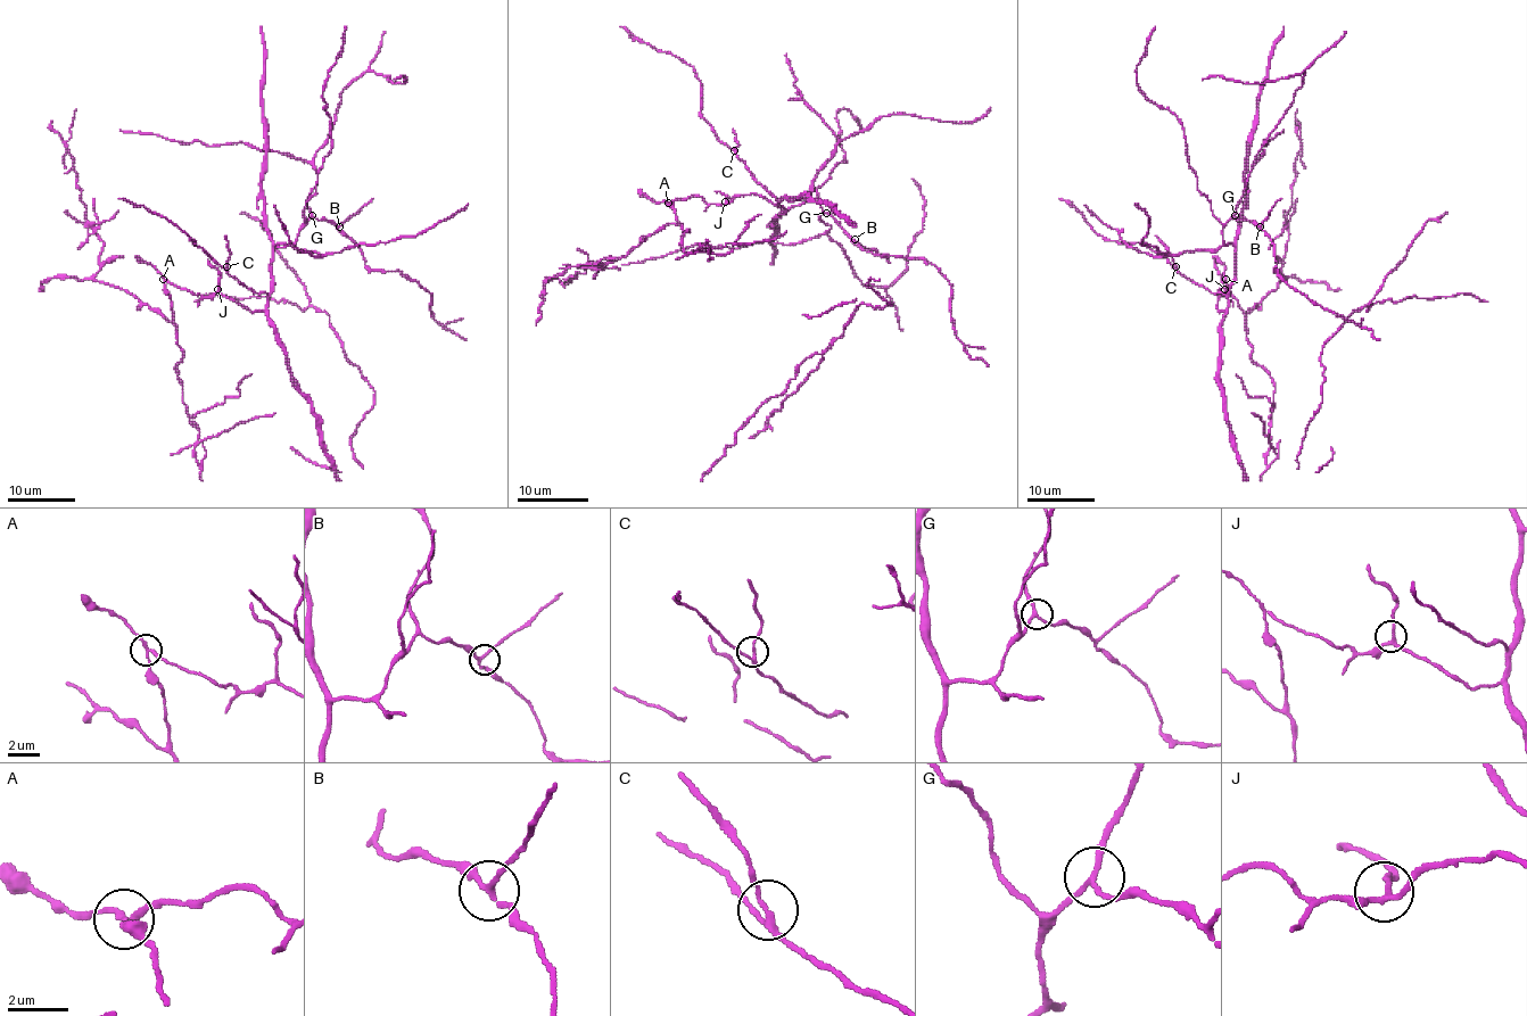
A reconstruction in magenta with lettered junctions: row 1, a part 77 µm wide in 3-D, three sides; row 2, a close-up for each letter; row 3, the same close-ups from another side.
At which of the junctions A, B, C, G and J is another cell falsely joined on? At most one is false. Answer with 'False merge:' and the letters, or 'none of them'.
False merge: A

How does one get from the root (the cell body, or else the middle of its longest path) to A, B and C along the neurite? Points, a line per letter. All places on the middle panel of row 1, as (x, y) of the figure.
A: (814, 200), (786, 197), (772, 204), (750, 192), (727, 204), (708, 204), (700, 197), (668, 204)
B: (814, 200), (809, 197), (786, 197), (777, 205), (784, 213), (815, 200), (855, 239)
C: (814, 200), (809, 197), (786, 197), (777, 205), (777, 200), (756, 180), (734, 150)

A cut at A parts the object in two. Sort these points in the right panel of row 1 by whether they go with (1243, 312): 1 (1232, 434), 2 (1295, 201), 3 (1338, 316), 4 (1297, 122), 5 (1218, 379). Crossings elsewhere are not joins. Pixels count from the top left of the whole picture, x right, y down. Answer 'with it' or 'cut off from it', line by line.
1: cut off from it
2: with it
3: cut off from it
4: with it
5: cut off from it

